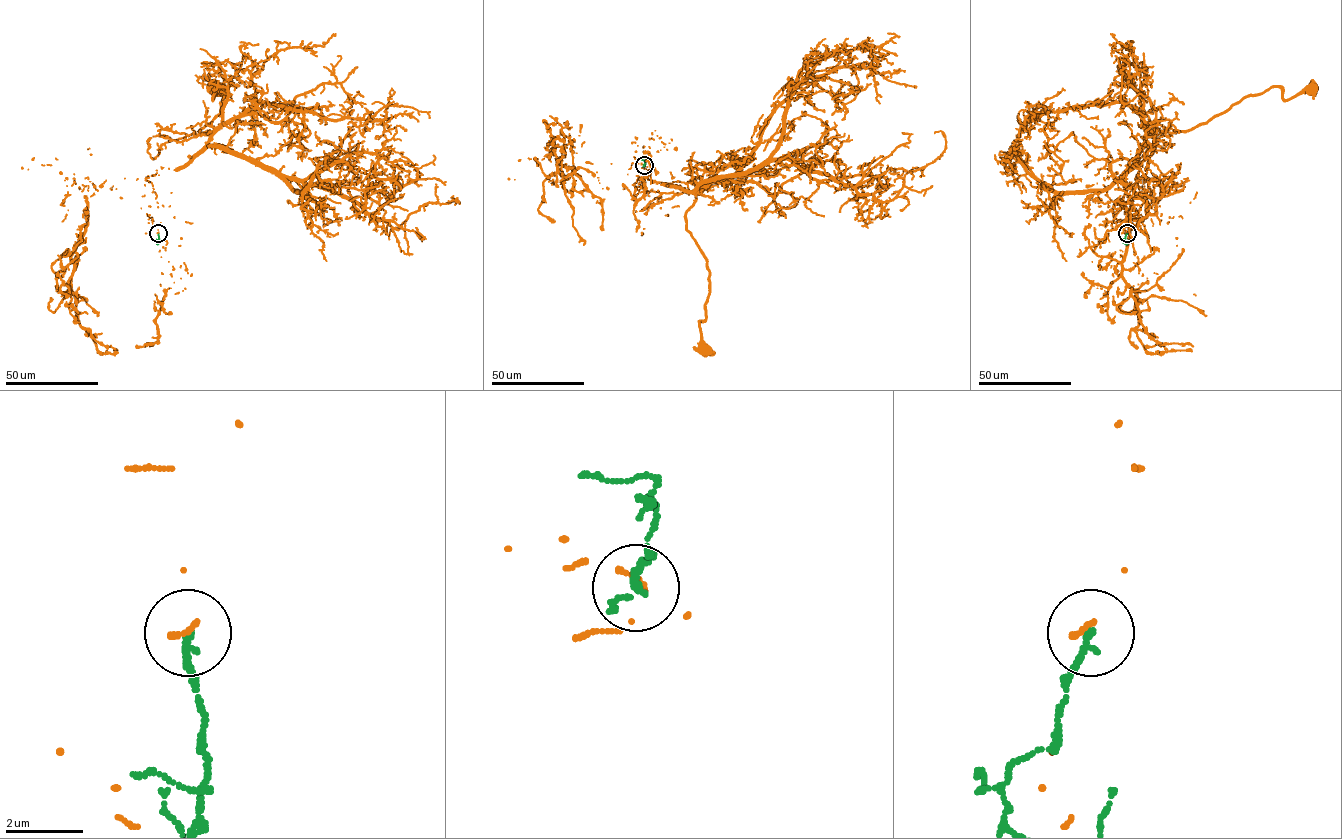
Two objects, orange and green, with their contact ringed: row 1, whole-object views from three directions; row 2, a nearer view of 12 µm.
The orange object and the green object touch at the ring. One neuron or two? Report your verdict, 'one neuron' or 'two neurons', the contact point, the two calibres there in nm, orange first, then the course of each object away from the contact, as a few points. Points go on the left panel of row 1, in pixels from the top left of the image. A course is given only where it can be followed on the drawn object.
two neurons | (158, 233) | 140/200 nm | orange via (158, 232), (141, 208), (162, 168), (150, 155), (208, 135), (219, 88) | green via (158, 232), (157, 244), (156, 240)

